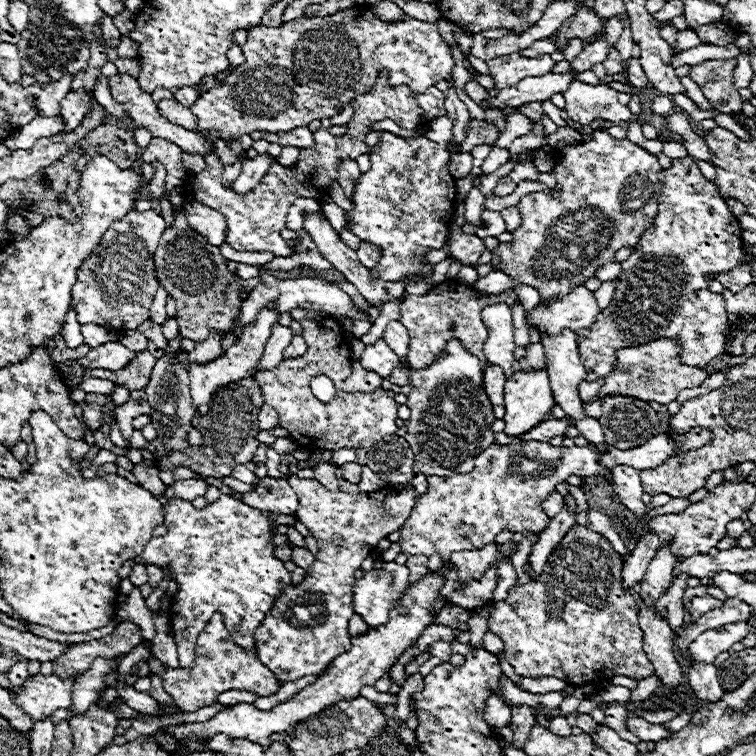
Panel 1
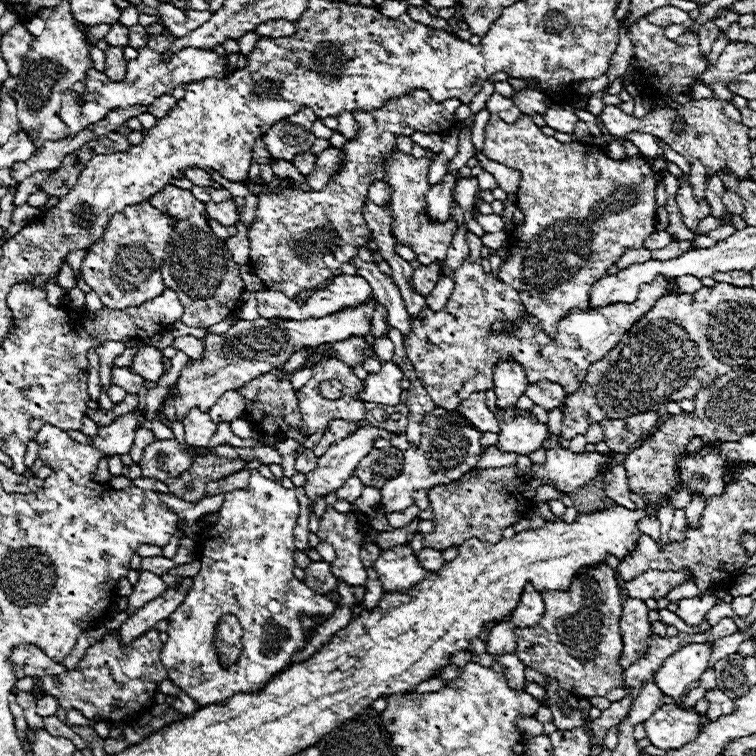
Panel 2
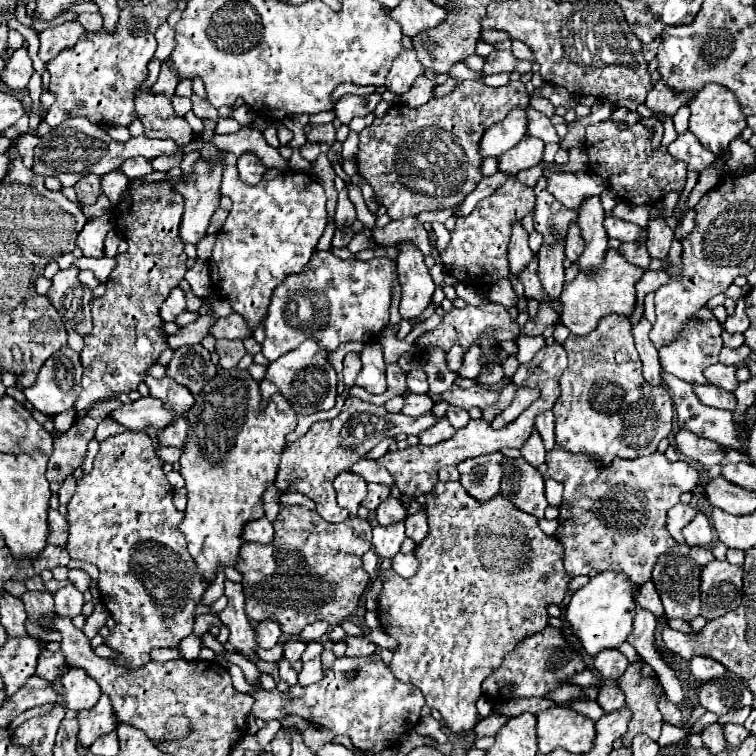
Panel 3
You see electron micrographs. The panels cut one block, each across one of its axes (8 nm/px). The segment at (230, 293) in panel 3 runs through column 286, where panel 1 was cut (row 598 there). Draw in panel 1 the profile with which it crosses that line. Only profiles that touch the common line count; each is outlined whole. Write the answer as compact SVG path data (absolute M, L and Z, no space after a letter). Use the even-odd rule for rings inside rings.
M220 494L216 502L208 502L200 510L188 500L174 498L164 504L164 524L168 534L152 538L140 558L144 564L170 568L170 576L178 582L178 592L172 600L176 608L168 610L168 618L172 622L180 666L192 666L196 638L214 612L224 616L224 624L238 646L256 652L254 630L280 592L292 584L284 562L274 558L274 544L270 542L274 532L270 530L272 522L266 512L250 508L228 494Z

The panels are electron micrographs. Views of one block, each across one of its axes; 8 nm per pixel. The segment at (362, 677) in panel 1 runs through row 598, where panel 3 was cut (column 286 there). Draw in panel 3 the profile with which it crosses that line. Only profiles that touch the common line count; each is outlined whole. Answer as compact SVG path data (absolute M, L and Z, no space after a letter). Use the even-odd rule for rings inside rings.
M218 368L216 376L208 380L200 394L194 396L194 406L186 412L188 432L186 442L180 456L180 474L186 480L188 490L188 506L186 516L180 524L180 530L186 536L188 552L194 558L200 574L210 582L216 576L216 568L234 566L238 560L238 550L244 544L242 528L250 520L264 518L262 508L262 494L264 490L274 484L282 450L286 448L286 434L296 428L298 416L284 400L284 396L276 394L264 410L260 410L260 390L258 382L248 374L248 370Z

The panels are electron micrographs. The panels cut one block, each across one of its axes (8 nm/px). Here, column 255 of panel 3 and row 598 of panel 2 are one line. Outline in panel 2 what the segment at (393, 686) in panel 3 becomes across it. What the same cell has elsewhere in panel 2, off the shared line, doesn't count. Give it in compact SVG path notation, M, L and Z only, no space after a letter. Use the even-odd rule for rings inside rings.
M708 592L708 596L700 598L684 598L678 602L678 610L676 616L680 620L684 620L688 626L696 626L702 622L702 618L706 616L706 612L716 604L716 594Z

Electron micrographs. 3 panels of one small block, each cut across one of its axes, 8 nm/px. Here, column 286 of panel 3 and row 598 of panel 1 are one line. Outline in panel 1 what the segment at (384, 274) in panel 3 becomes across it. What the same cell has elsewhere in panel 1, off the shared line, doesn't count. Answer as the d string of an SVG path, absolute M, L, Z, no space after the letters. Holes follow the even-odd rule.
M296 474L288 476L288 482L300 496L296 518L318 540L318 554L304 580L284 588L274 608L264 618L264 624L260 624L254 634L258 660L272 670L280 682L294 682L306 674L318 674L332 658L352 648L348 620L354 616L354 572L382 538L398 530L408 520L414 504L418 502L414 488L396 490L388 486L376 492L346 494L340 490L332 492L314 478L298 478Z

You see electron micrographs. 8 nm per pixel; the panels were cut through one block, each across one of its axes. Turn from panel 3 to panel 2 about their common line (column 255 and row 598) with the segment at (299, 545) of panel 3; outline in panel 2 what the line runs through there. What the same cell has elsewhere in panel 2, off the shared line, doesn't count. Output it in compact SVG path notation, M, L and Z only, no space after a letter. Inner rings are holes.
M608 564L586 570L578 576L570 592L542 592L546 612L538 626L530 630L516 630L520 636L516 656L524 666L542 674L556 676L564 690L580 698L606 696L614 688L622 688L624 670L618 664L622 656L620 636L620 586Z

